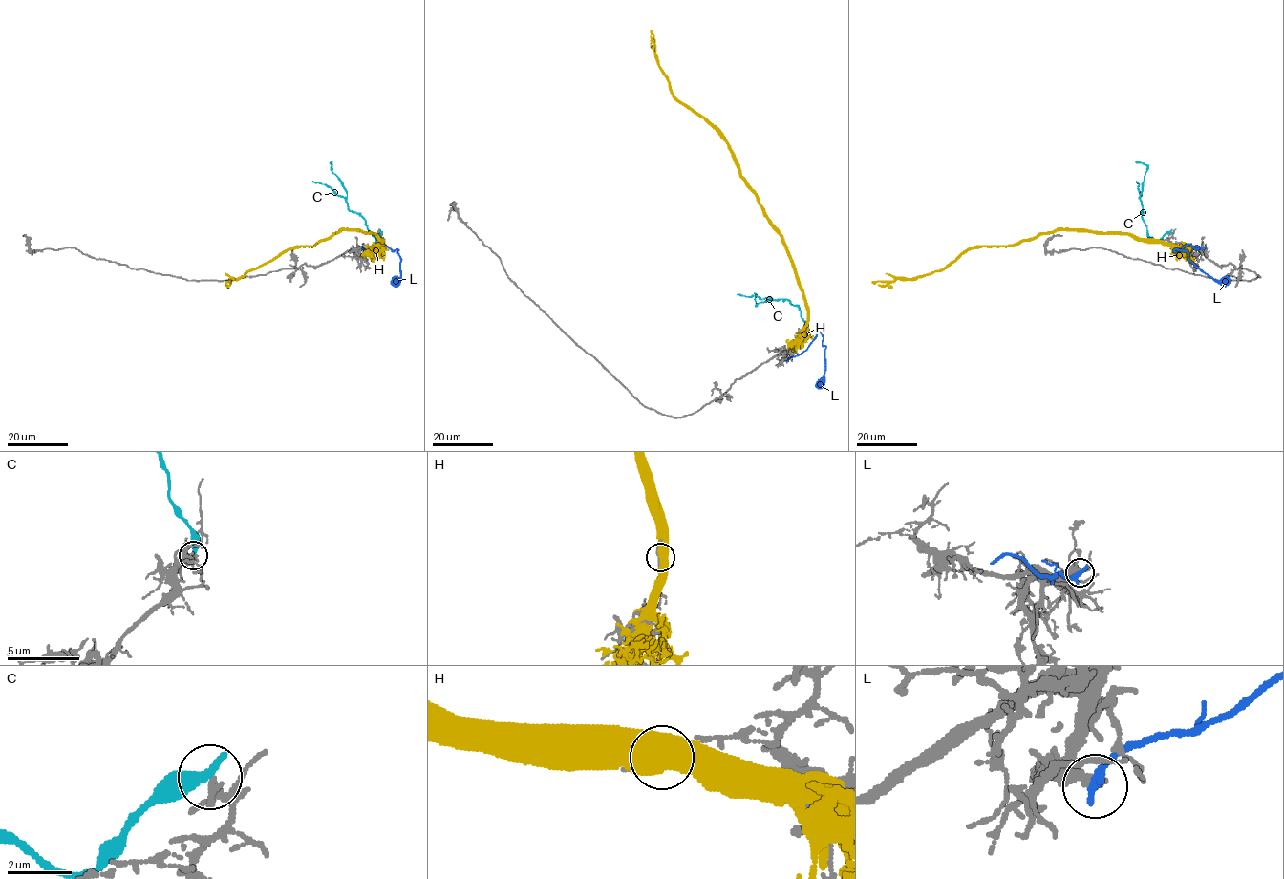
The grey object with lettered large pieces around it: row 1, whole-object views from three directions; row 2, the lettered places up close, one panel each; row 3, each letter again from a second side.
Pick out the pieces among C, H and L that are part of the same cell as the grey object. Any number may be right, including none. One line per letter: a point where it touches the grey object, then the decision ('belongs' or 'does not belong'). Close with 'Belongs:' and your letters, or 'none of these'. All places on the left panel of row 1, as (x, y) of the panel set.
C: contact (381, 231); does not belong
H: contact (383, 242); does not belong
L: contact (362, 247); does not belong
Belongs: none of these

